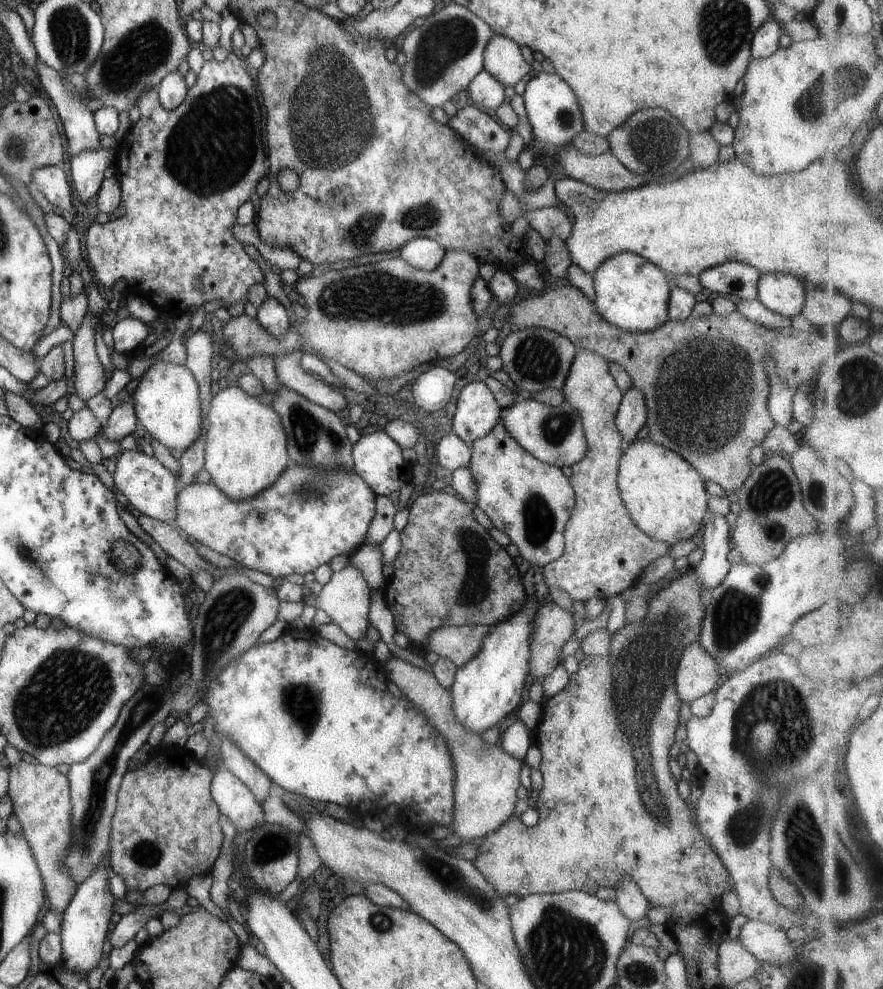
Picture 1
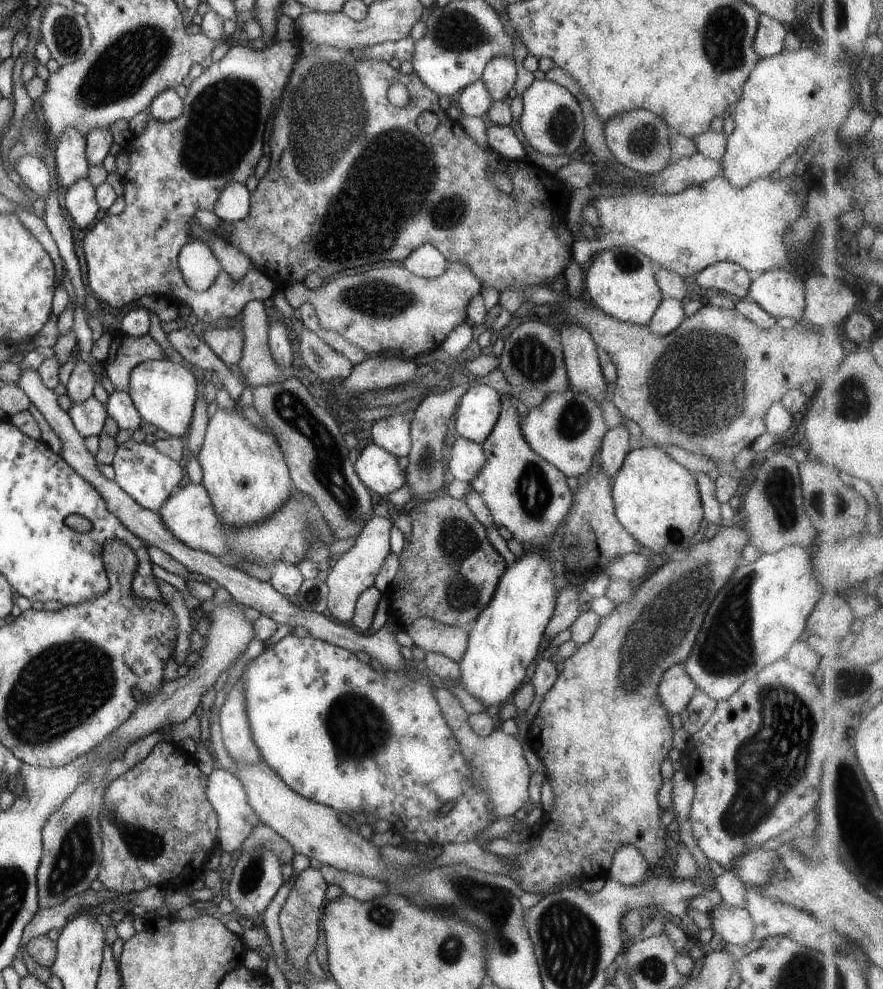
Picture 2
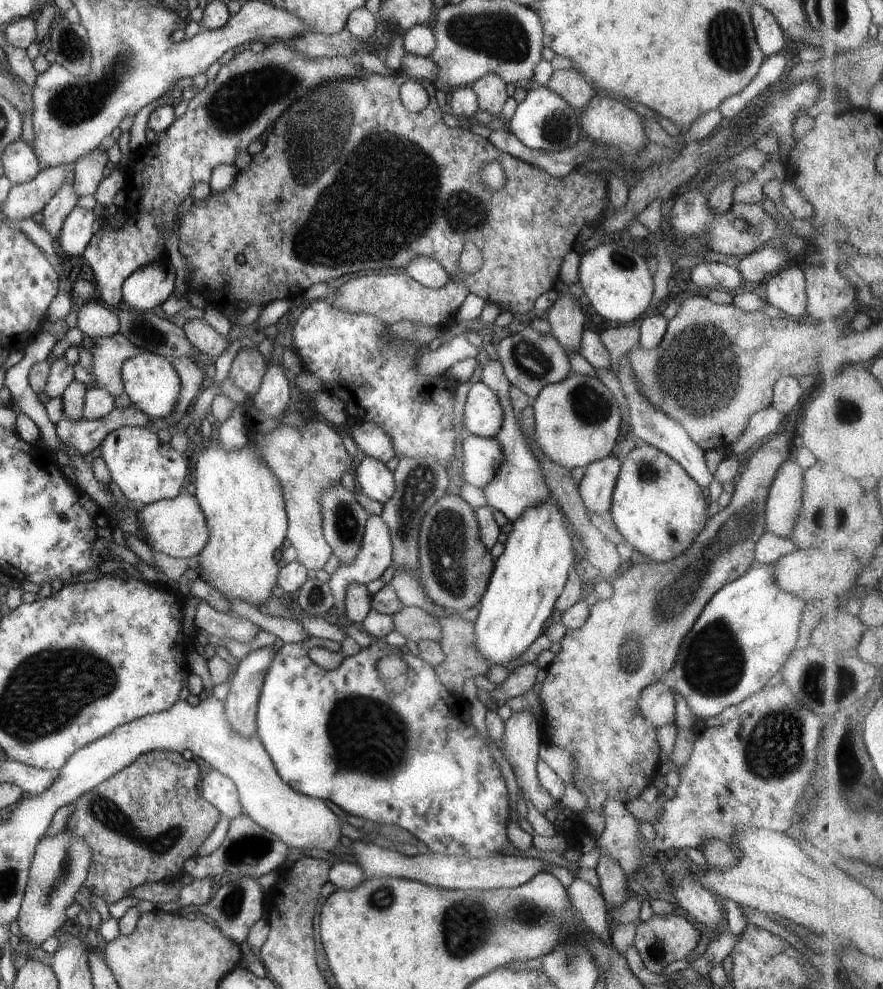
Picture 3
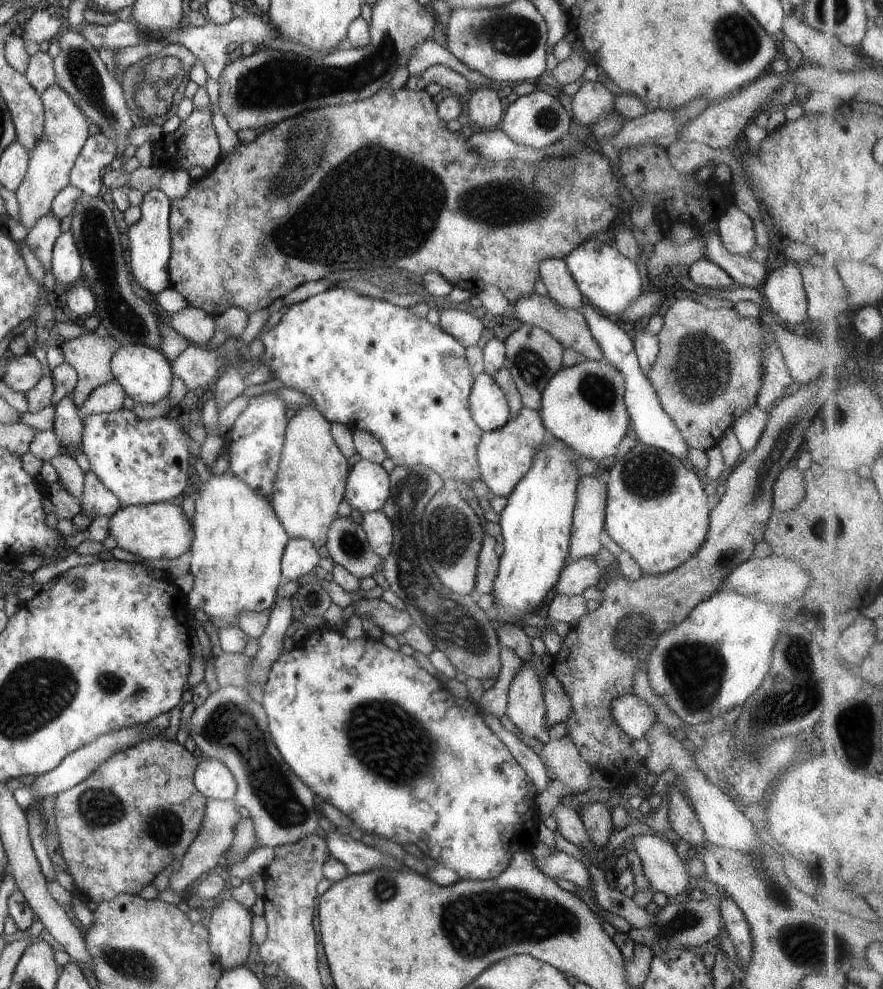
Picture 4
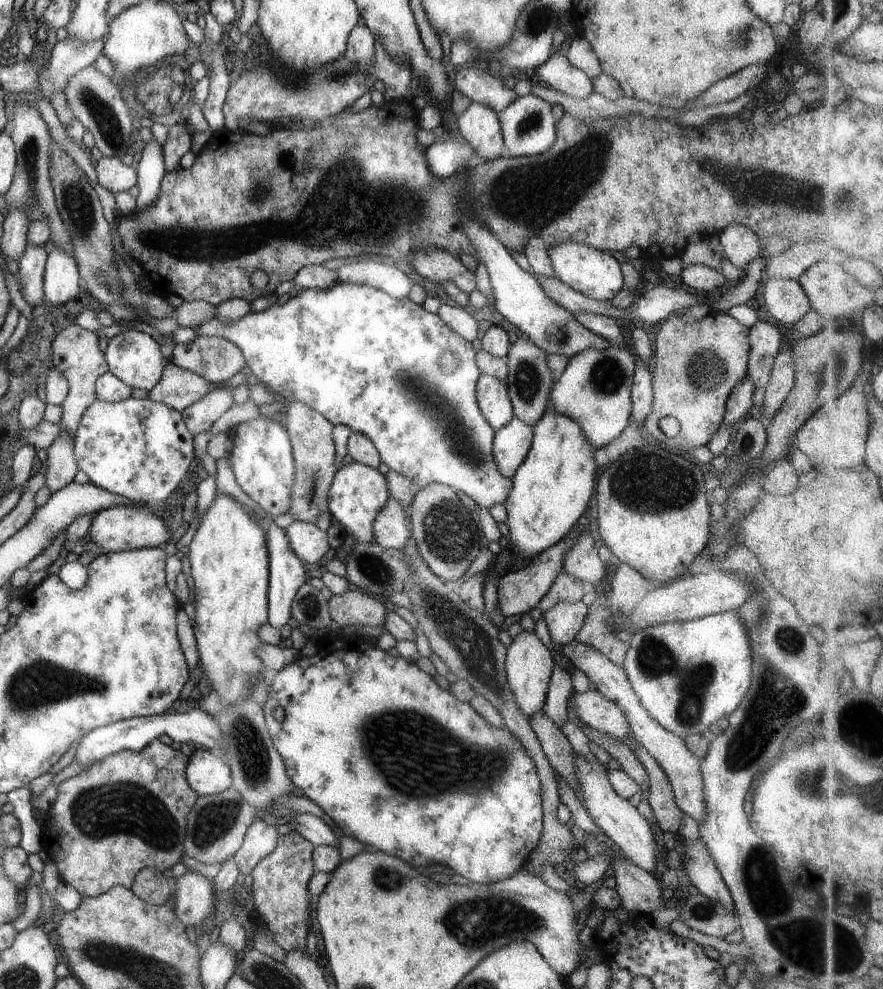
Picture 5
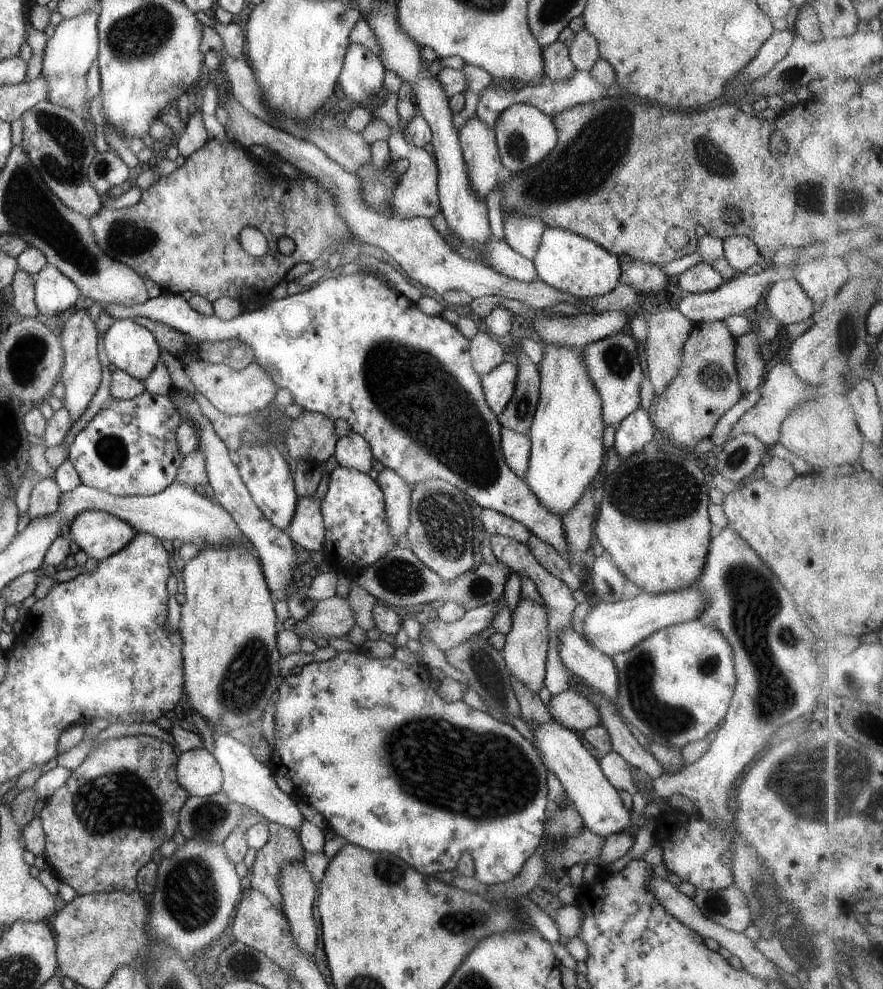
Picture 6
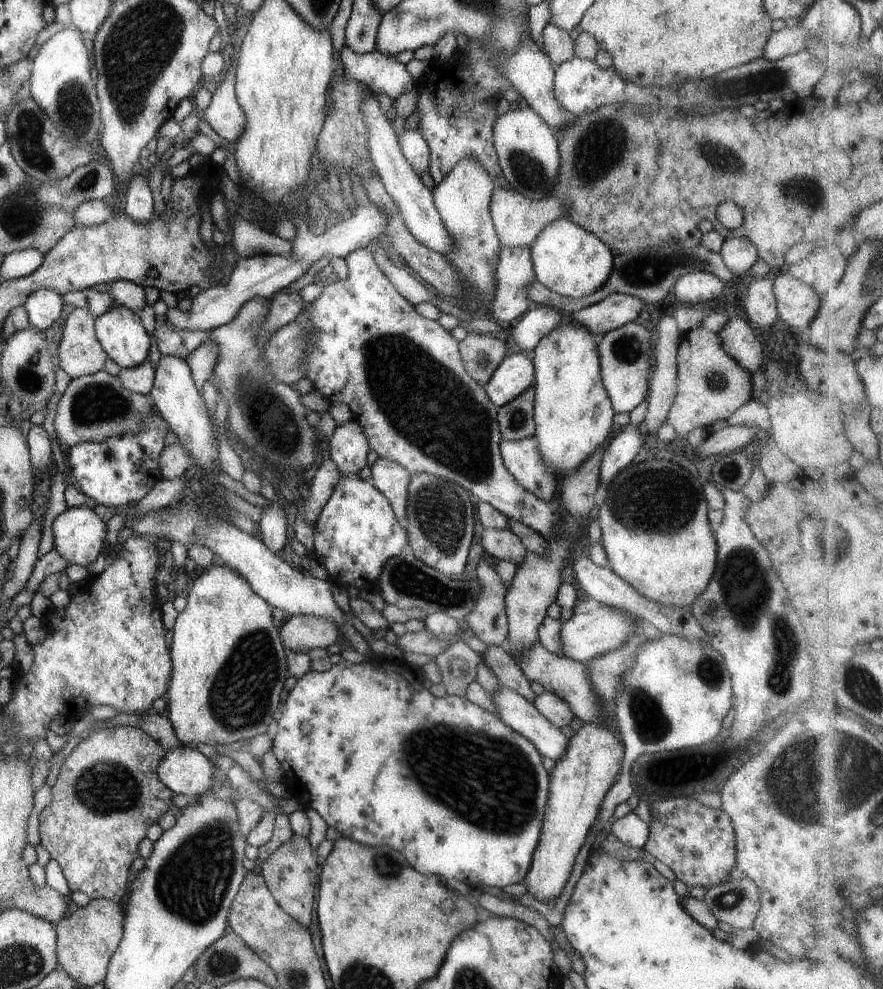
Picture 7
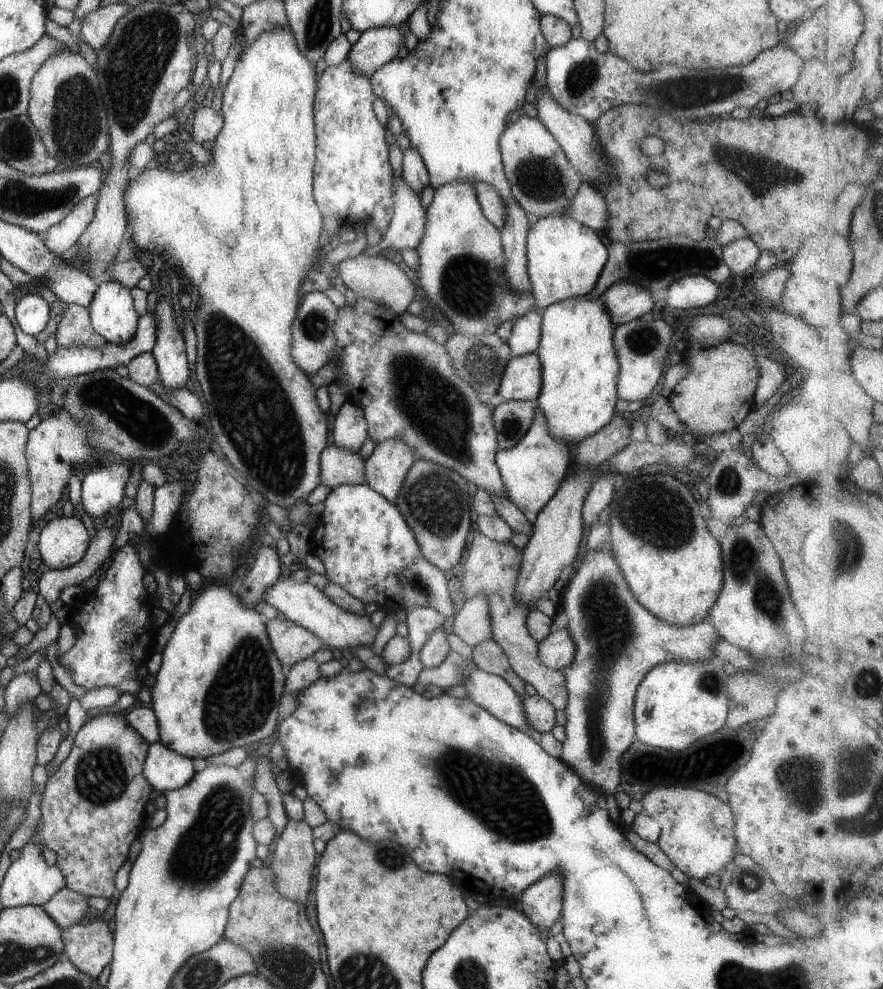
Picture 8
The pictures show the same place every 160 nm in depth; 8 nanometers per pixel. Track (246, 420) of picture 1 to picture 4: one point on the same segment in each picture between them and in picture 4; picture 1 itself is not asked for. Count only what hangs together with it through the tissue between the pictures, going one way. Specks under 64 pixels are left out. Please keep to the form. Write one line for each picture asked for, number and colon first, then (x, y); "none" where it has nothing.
2: (244, 473)
3: (242, 503)
4: (237, 543)

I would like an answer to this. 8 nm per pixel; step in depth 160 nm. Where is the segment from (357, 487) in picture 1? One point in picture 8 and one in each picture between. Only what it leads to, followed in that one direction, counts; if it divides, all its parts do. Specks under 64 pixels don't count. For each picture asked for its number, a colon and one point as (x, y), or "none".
2: (188, 514)
3: (176, 527)
4: (159, 530)
5: (118, 528)
6: (98, 534)
7: (78, 533)
8: (62, 541)

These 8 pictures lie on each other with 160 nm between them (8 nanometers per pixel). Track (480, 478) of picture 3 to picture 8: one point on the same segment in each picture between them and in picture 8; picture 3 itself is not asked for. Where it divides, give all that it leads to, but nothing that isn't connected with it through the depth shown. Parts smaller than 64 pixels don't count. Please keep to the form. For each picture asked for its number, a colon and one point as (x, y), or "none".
4: (504, 455)
5: (510, 443)
6: (514, 446)
7: (521, 459)
8: (531, 471)

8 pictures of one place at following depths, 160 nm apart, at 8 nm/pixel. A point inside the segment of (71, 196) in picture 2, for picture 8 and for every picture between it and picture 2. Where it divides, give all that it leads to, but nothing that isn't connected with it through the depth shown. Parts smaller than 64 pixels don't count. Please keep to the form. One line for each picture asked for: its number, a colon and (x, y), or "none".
3: (78, 227)
4: (65, 264)
5: (61, 281)
6: (53, 293)
7: (43, 306)
8: (31, 312)

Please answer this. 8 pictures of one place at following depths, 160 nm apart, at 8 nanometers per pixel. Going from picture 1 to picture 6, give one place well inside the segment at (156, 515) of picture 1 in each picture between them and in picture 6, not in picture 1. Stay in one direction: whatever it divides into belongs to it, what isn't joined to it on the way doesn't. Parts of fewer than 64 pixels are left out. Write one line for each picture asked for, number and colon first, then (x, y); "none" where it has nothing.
2: (146, 476)
3: (145, 470)
4: (140, 462)
5: (136, 448)
6: (128, 448)

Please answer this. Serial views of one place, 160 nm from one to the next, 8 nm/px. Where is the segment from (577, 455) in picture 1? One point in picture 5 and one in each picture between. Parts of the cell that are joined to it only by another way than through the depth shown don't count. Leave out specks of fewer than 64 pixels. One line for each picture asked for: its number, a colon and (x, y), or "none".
2: (566, 428)
3: (576, 420)
4: (582, 406)
5: (594, 389)

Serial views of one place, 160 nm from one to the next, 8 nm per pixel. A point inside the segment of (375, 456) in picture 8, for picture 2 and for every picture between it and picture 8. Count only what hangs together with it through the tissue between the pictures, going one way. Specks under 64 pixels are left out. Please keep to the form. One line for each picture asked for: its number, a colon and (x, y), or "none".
2: (354, 571)
3: (374, 555)
4: (376, 526)
5: (390, 528)
6: (396, 492)
7: (388, 477)

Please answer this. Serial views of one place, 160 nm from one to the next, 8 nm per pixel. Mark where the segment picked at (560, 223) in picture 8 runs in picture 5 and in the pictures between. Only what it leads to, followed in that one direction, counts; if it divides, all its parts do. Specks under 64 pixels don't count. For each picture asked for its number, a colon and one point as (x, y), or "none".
5: (596, 274)
6: (568, 262)
7: (568, 260)

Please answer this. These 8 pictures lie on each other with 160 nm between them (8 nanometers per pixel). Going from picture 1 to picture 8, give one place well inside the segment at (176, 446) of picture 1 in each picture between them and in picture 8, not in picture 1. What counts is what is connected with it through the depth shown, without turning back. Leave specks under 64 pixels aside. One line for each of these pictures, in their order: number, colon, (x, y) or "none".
2: (163, 393)
3: (151, 382)
4: (145, 375)
5: (134, 357)
6: (131, 348)
7: (122, 338)
8: (112, 316)

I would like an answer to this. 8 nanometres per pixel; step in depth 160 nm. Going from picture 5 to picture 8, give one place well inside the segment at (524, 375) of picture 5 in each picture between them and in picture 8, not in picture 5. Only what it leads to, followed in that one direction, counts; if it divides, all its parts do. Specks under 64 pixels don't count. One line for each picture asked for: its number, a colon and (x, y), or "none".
6: (517, 415)
7: (515, 420)
8: (511, 419)

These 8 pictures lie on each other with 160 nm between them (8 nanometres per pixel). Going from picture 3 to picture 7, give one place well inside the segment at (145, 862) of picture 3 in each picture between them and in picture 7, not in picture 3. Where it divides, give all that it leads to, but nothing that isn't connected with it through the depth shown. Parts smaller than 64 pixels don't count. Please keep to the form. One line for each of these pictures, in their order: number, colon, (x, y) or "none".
4: (131, 817)
5: (126, 811)
6: (118, 805)
7: (107, 793)

